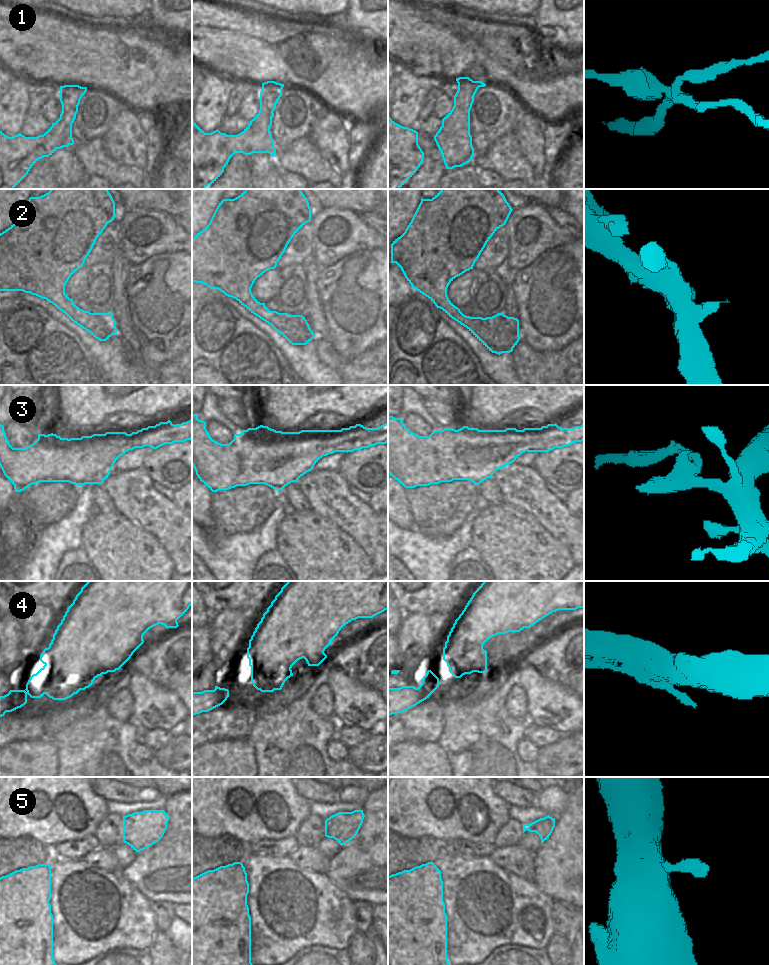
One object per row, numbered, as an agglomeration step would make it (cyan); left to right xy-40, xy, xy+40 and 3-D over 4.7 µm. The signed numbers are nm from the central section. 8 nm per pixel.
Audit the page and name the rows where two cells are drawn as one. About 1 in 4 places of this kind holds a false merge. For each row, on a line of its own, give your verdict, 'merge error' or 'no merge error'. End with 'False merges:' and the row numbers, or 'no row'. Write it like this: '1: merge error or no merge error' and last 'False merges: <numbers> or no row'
1: merge error
2: no merge error
3: merge error
4: no merge error
5: no merge error
False merges: 1, 3

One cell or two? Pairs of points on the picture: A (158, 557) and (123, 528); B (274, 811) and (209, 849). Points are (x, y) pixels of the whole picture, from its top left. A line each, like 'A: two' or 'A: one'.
A: one
B: two

